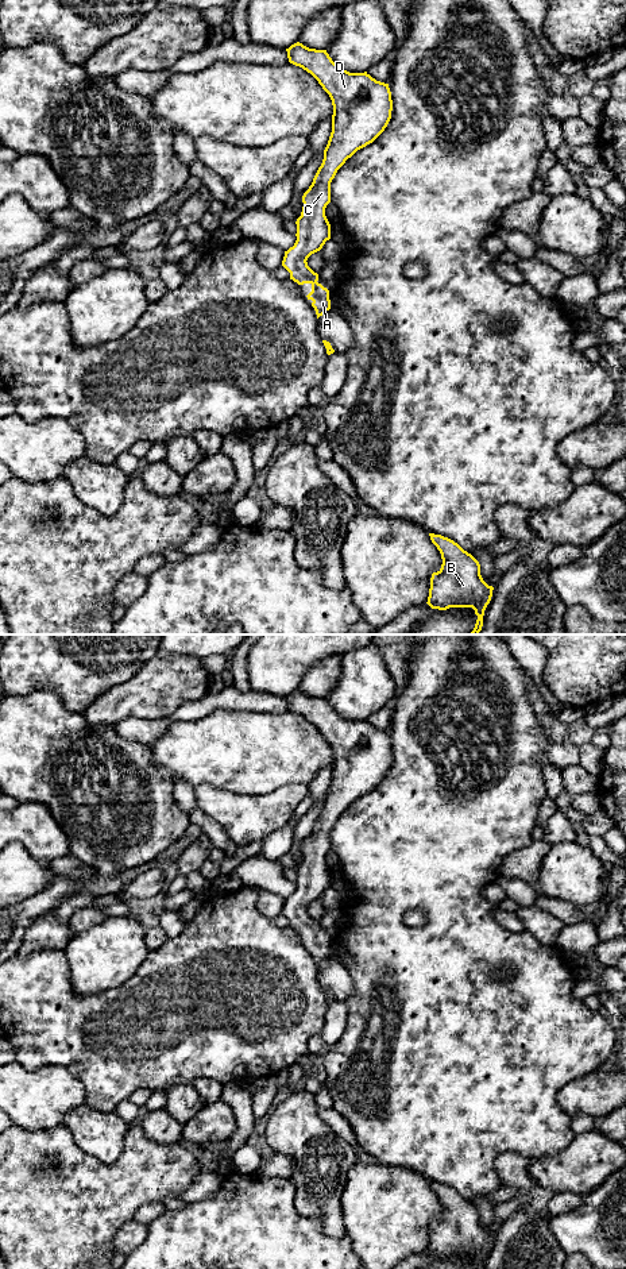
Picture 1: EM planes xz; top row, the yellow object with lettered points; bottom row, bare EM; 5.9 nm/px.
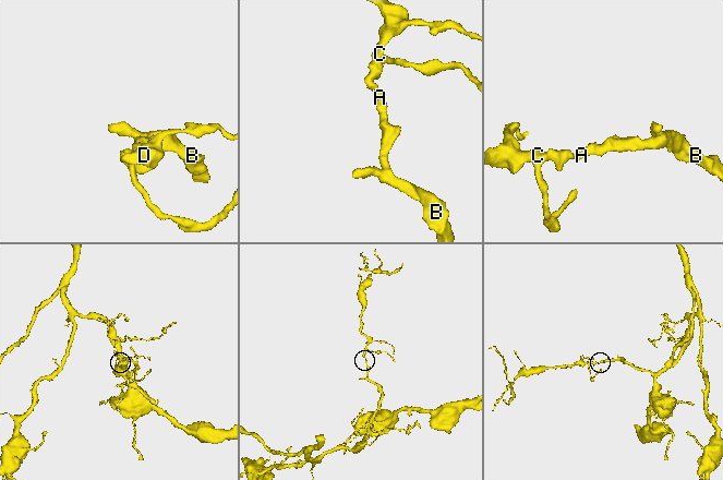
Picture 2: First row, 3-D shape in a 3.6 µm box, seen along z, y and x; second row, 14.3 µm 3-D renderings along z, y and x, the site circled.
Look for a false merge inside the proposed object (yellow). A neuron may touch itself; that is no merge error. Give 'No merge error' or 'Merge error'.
No merge error

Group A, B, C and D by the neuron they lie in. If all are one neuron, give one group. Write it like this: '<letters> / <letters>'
A B C D

